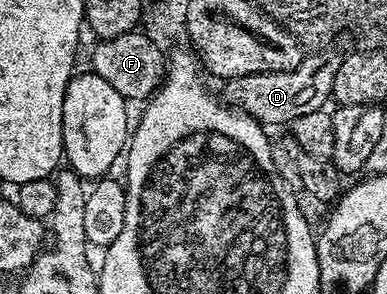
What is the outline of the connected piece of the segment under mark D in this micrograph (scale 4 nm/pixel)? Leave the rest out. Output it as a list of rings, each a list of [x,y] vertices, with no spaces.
[[[332,48],[305,53],[302,64],[298,64],[298,68],[293,70],[271,70],[261,74],[229,78],[223,83],[223,101],[235,109],[243,110],[265,128],[287,127],[298,116],[306,116],[306,112],[323,110],[332,98],[334,76],[338,73],[341,59],[339,53],[335,54],[328,49]]]

